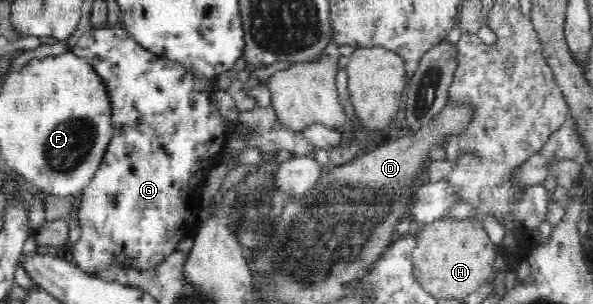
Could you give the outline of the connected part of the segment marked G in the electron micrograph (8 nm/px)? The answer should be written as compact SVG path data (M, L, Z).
M119 22L115 26L108 27L108 25L105 25L100 27L96 31L92 31L92 33L85 31L70 51L86 60L94 68L94 71L100 75L102 82L104 82L105 91L108 92L113 133L109 137L108 149L105 150L100 167L98 167L94 177L92 177L81 193L82 203L77 217L80 225L82 225L82 237L69 247L68 258L70 263L75 264L80 270L92 276L96 276L98 271L109 269L112 265L136 270L153 269L153 267L160 266L170 253L178 250L180 239L187 231L187 224L191 223L193 217L197 214L197 211L193 210L193 206L196 203L196 197L199 196L200 179L204 175L206 176L209 170L215 166L218 155L224 154L229 138L229 133L226 131L226 127L224 127L224 117L210 103L210 93L212 91L210 91L210 83L208 81L192 81L192 77L188 75L188 72L192 72L190 68L186 68L186 66L180 67L180 65L168 61L168 57L158 57L151 50L144 49L138 41L132 39L132 36Z

